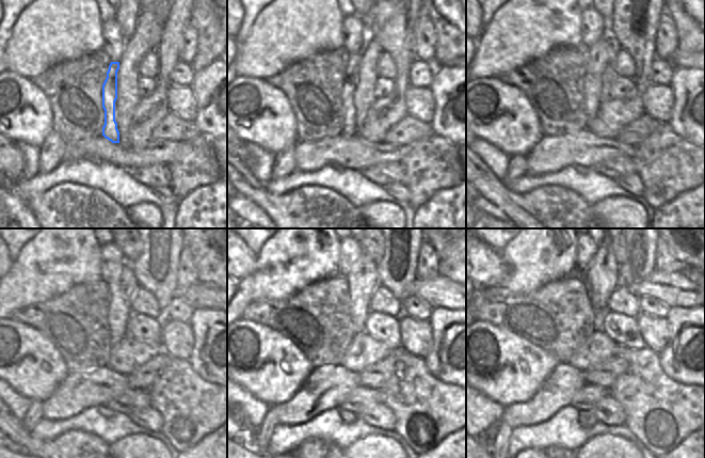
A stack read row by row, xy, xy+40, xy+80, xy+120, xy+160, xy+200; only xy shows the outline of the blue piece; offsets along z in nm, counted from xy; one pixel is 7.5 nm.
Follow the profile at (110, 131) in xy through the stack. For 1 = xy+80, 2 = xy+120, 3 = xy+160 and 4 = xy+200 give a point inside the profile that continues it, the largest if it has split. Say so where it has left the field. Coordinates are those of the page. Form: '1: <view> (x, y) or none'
1: xy+80 (602, 53)
2: xy+120 (123, 289)
3: xy+160 (363, 280)
4: xy+200 (602, 275)

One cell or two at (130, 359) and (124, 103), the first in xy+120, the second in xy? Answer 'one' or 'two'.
two

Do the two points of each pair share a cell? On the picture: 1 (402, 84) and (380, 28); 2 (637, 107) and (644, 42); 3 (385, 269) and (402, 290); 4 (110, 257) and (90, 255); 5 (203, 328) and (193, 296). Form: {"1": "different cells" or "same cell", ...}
{"1": "same cell", "2": "same cell", "3": "same cell", "4": "different cells", "5": "different cells"}

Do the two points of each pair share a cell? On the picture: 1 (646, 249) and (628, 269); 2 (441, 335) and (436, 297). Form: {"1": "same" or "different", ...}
{"1": "same", "2": "different"}

